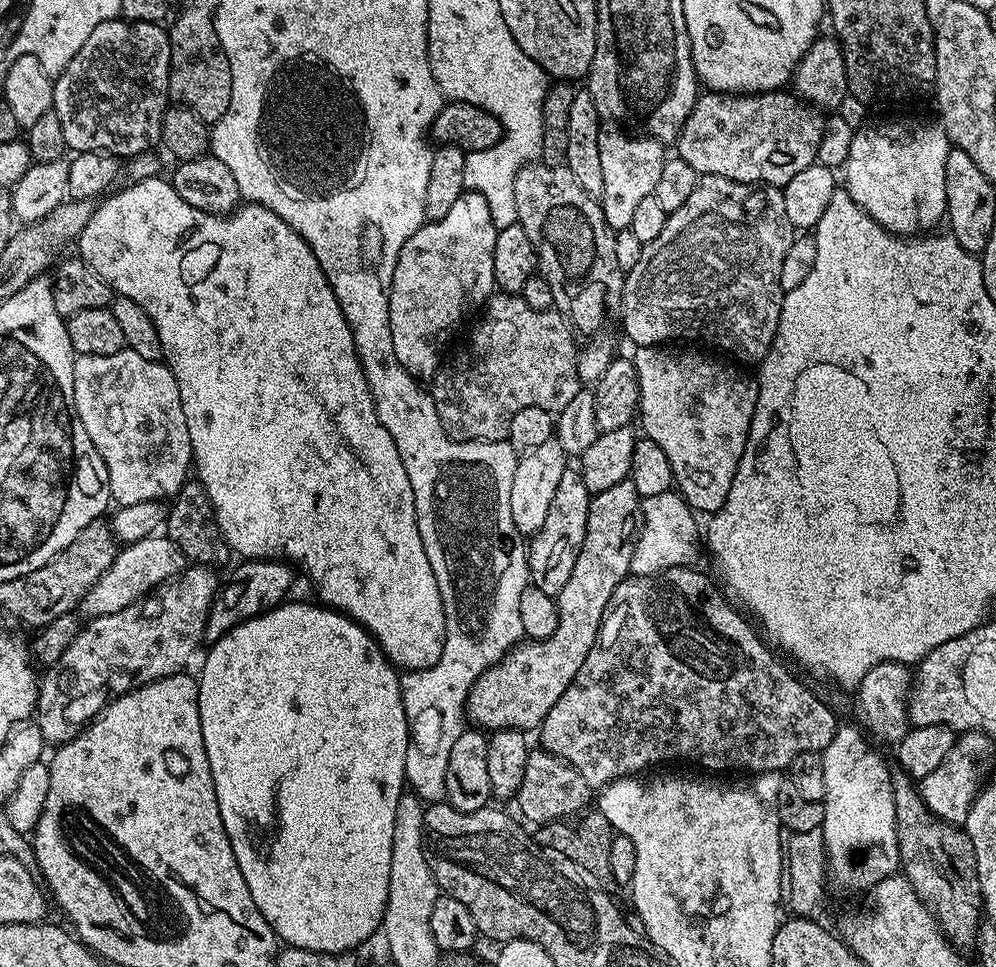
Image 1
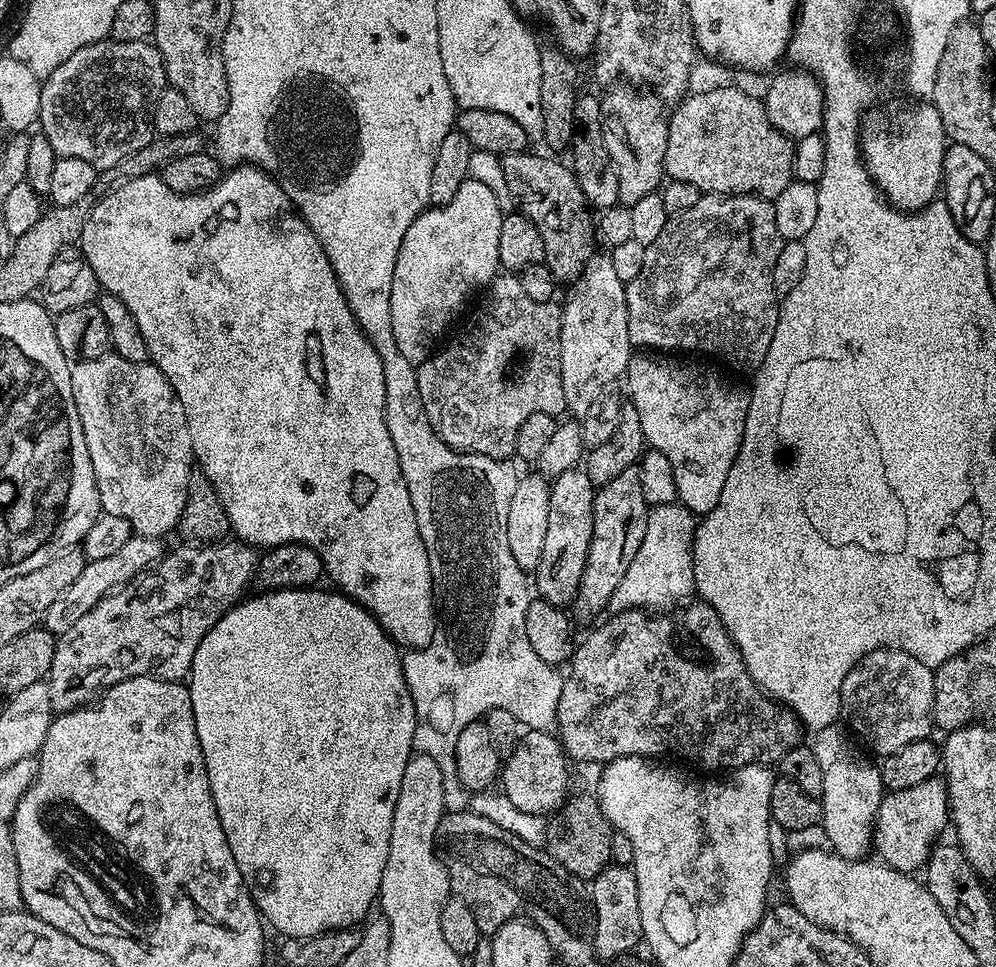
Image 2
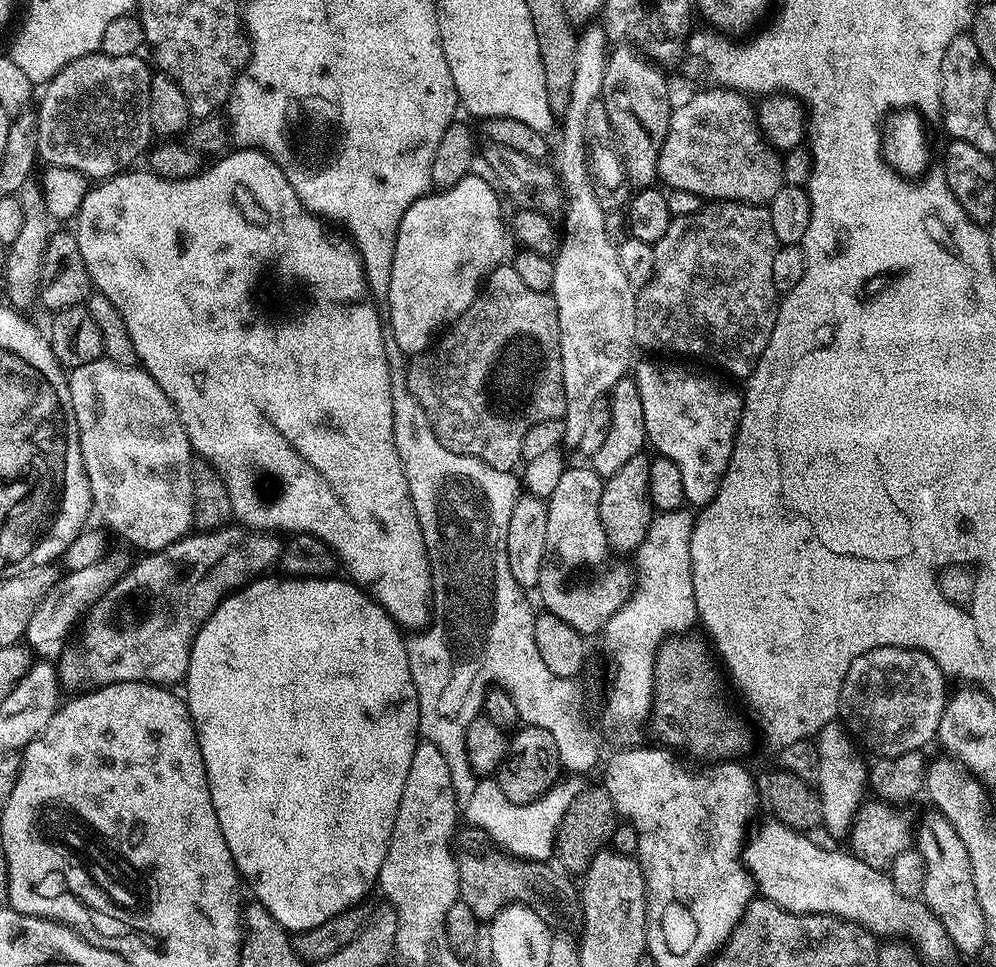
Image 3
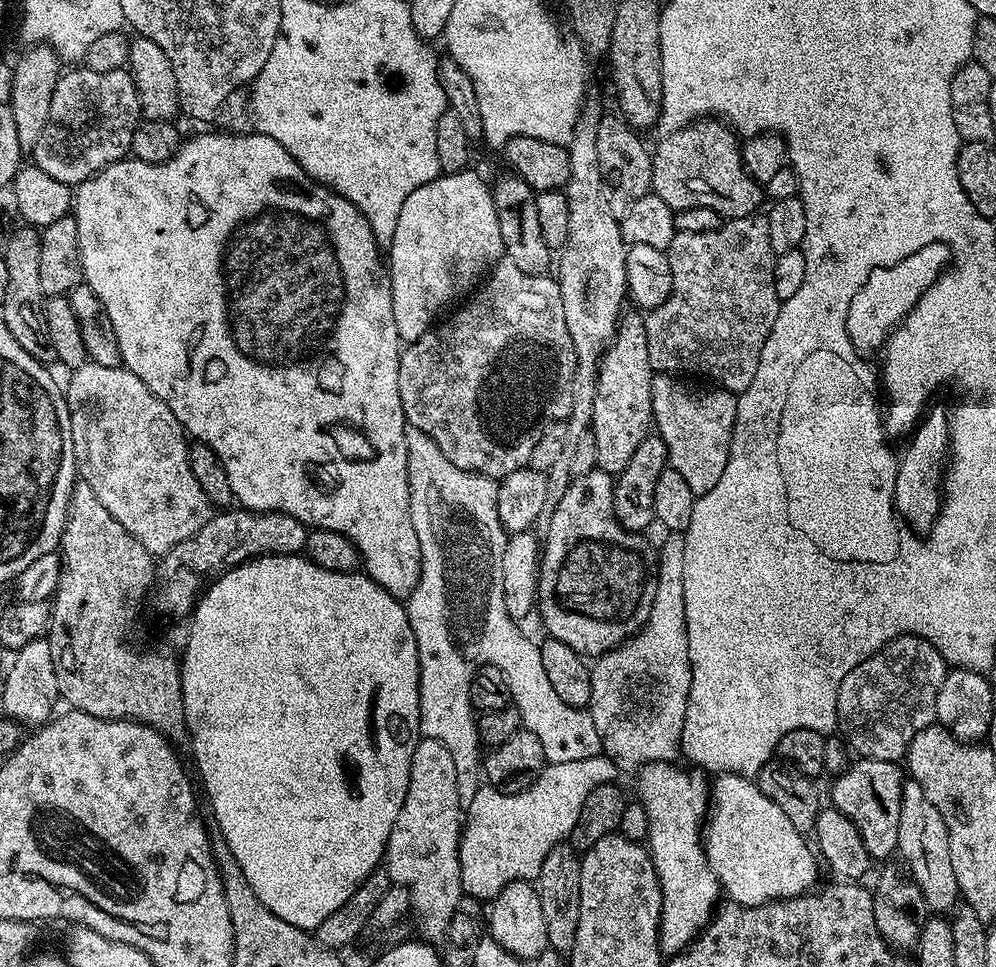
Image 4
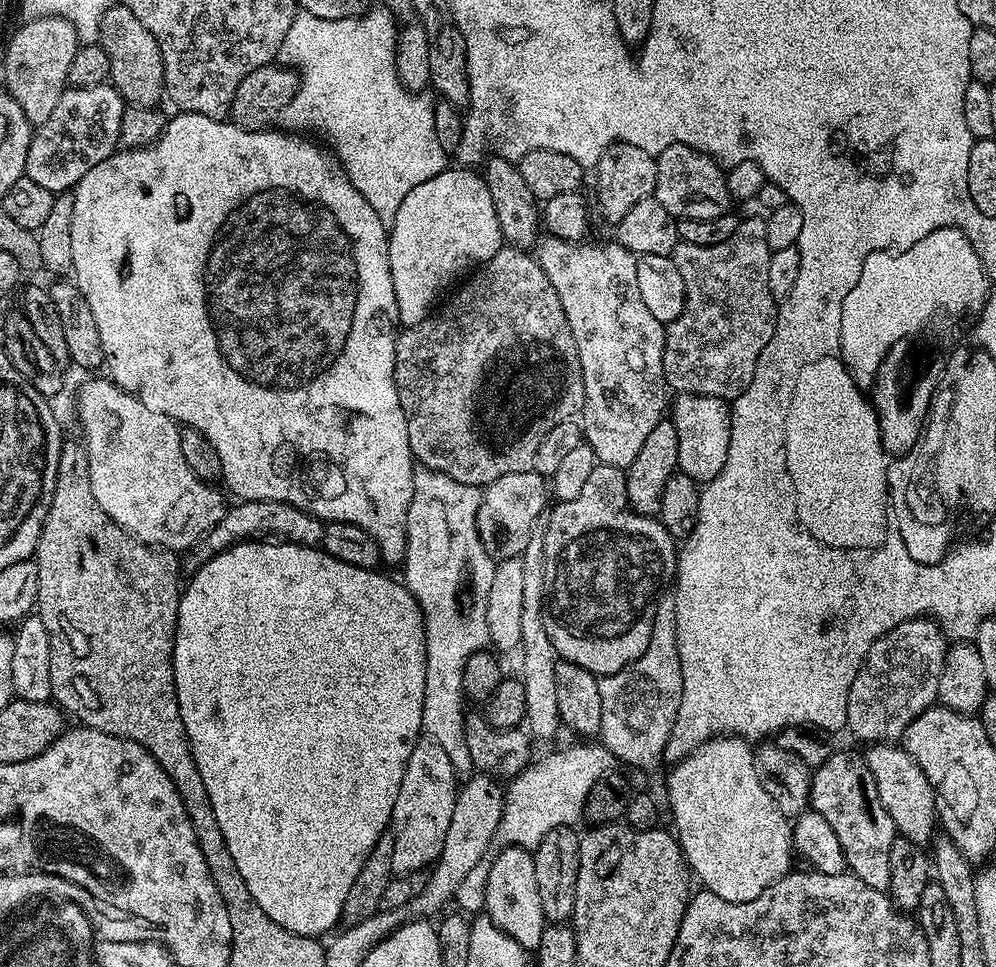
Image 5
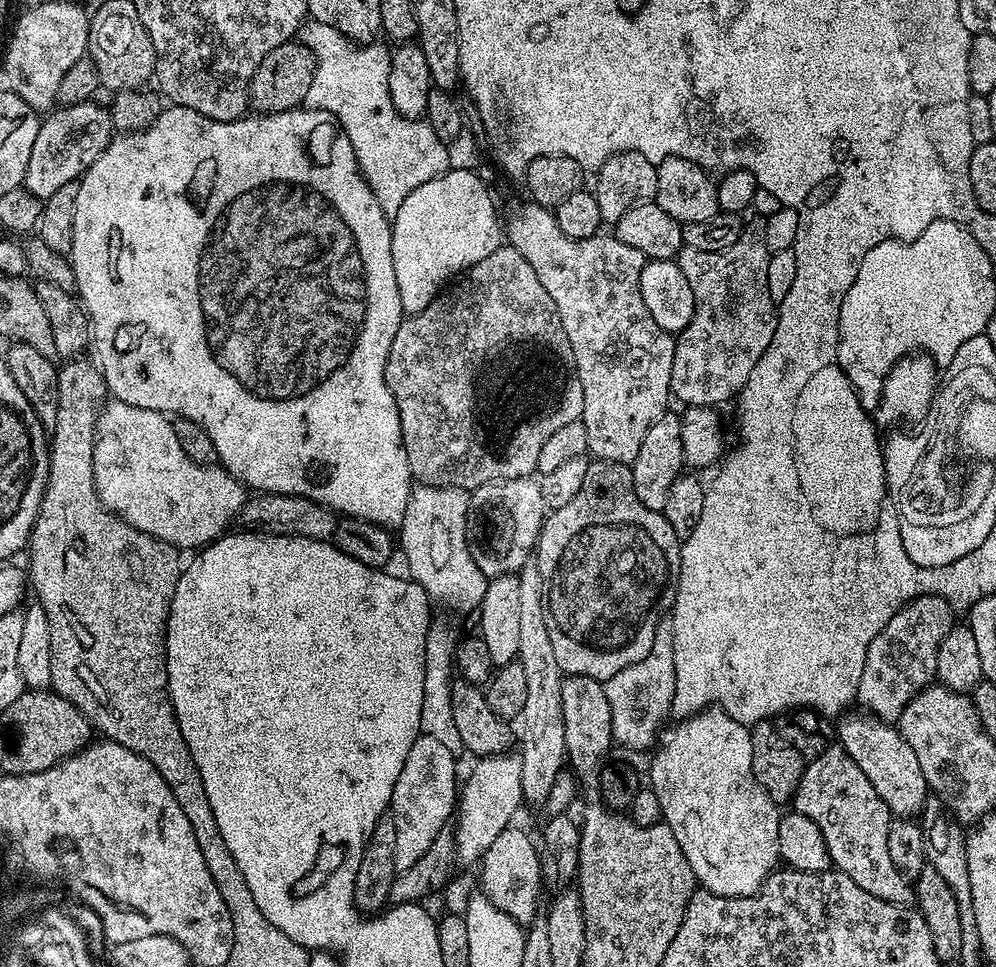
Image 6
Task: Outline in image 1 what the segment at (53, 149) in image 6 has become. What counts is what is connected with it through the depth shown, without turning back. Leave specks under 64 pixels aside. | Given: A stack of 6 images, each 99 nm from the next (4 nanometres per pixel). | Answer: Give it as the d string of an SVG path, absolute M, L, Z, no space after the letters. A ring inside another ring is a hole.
M115 18L95 27L52 85L52 111L58 114L58 122L62 122L65 149L76 154L106 152L117 158L131 158L155 149L155 144L161 143L160 127L170 104L169 70L170 42L167 31L160 24Z

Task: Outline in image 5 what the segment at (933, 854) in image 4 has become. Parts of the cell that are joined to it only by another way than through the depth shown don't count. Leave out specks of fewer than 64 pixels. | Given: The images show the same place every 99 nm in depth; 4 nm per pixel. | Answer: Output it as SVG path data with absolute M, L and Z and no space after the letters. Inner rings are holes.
M895 743L874 744L867 751L863 753L864 761L870 774L874 774L878 798L882 798L882 806L886 806L886 814L890 814L897 833L910 838L910 842L927 845L938 828L938 801L936 791L930 786L930 778L926 778L922 766Z

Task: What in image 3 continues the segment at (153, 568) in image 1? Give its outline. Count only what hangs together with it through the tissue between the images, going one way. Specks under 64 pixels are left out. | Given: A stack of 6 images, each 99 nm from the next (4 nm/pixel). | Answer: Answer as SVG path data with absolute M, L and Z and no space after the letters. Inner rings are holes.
M103 558L97 564L83 567L82 570L73 572L65 571L63 575L53 584L51 590L44 595L43 602L34 610L30 622L24 630L24 640L27 647L37 657L52 662L56 655L64 648L64 639L68 631L75 624L80 614L83 614L97 601L122 575L122 568L119 568L114 561Z

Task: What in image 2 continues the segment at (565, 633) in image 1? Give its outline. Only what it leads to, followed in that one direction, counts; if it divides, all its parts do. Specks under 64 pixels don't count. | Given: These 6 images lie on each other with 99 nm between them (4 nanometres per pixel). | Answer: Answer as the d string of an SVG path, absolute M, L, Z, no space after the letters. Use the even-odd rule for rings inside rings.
M626 466L618 478L610 482L599 485L596 488L596 497L592 507L592 537L590 538L590 550L586 554L586 567L580 579L580 587L576 590L574 609L576 616L580 620L588 620L591 616L596 616L608 603L612 596L618 593L618 584L629 569L630 564L638 554L638 548L646 538L646 524L650 505L642 498L642 486L640 485L640 466Z

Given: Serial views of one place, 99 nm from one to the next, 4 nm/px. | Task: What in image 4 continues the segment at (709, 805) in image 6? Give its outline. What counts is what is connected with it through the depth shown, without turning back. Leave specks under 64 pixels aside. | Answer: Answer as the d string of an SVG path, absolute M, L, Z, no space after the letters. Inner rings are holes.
M720 774L715 777L714 783L711 785L710 788L710 811L706 817L706 823L702 829L702 843L704 846L704 856L708 859L708 865L710 866L710 870L714 870L714 874L717 876L717 878L720 879L720 886L721 889L726 893L727 899L731 901L731 903L734 904L742 904L744 907L749 908L750 906L754 906L755 904L767 904L770 900L788 900L791 896L802 896L805 892L811 892L813 889L817 887L818 881L815 880L814 877L812 877L812 852L813 849L810 847L808 849L808 844L805 839L805 837L799 832L798 830L794 830L794 825L790 823L790 818L786 818L786 814L782 814L782 810L778 810L778 806L774 806L774 802L770 802L770 798L766 798L766 794L762 794L762 790L760 789L759 784L753 782L749 777L742 776L739 774Z

